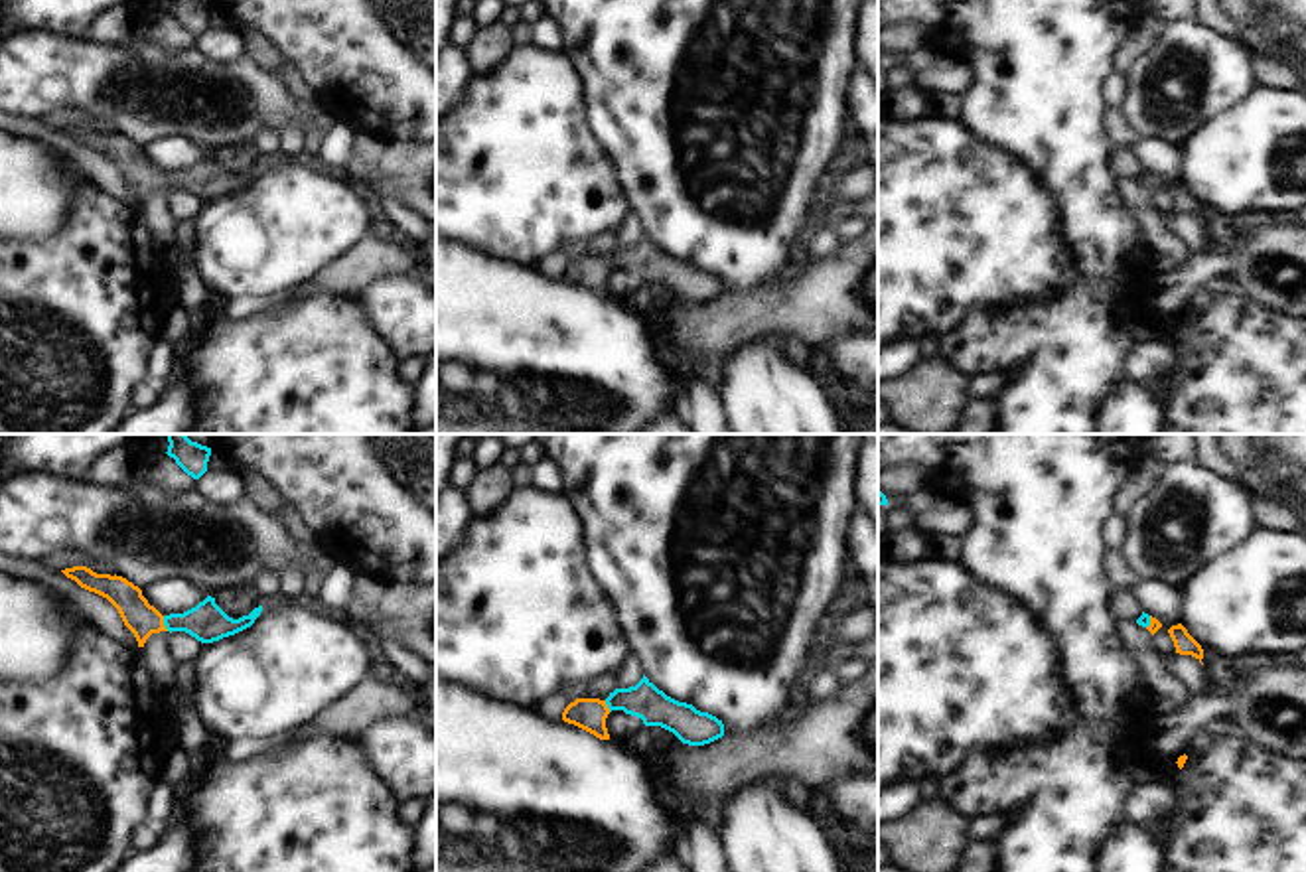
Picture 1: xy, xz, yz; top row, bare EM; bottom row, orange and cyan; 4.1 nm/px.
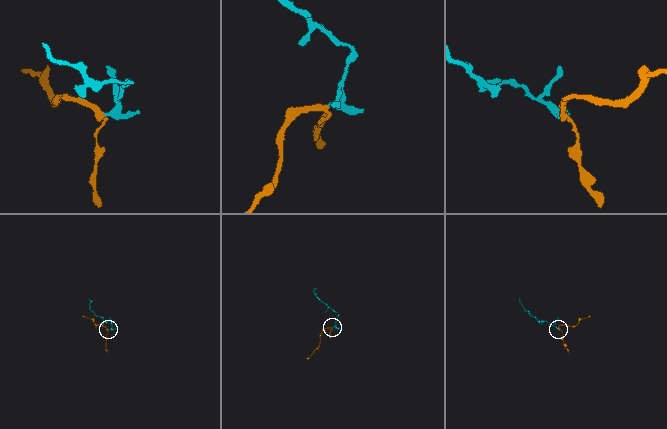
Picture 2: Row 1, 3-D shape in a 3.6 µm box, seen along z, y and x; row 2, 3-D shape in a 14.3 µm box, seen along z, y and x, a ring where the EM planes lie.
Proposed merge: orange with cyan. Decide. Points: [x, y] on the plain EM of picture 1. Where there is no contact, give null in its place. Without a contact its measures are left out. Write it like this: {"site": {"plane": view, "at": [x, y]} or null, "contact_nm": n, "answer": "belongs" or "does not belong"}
{"site": {"plane": "xy", "at": [162, 182]}, "contact_nm": 70, "answer": "belongs"}

